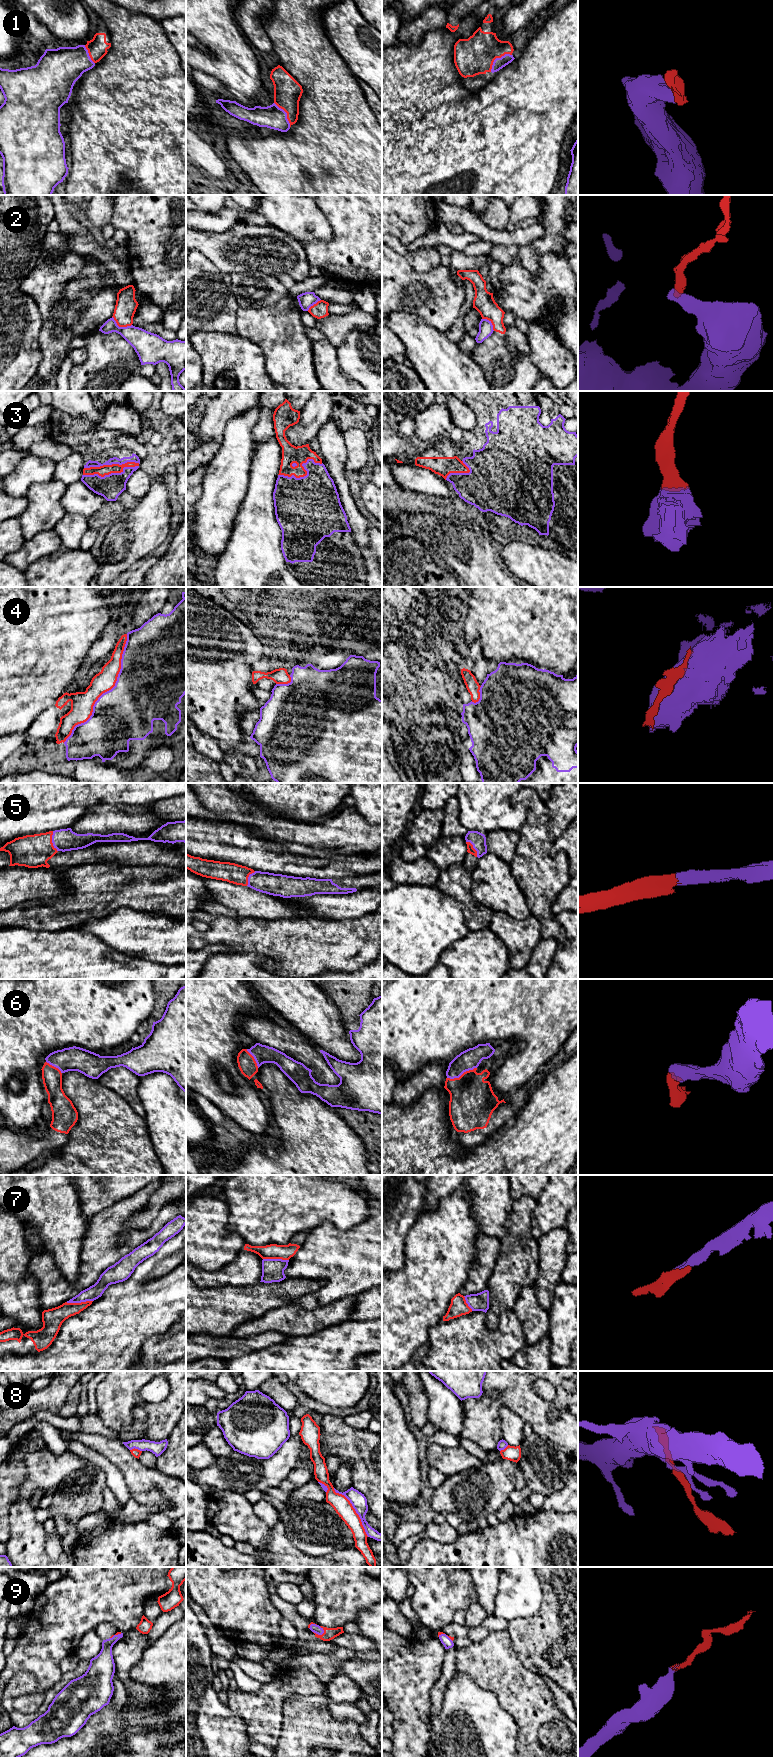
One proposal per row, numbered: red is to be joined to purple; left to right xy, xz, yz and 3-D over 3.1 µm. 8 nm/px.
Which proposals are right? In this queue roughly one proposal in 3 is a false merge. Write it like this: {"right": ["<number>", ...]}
{"right": ["1", "3", "5", "6", "7", "9"]}

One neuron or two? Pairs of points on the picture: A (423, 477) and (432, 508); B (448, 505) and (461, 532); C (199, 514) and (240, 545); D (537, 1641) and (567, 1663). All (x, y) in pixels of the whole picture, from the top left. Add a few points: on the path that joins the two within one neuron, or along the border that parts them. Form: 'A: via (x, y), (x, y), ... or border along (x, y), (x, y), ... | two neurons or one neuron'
A: border along (405, 489), (427, 495), (451, 498) | two neurons
B: border along (443, 518), (455, 520) | two neurons
C: border along (237, 515), (226, 547), (218, 557) | two neurons
D: via (546, 1643), (552, 1643), (553, 1649), (558, 1654) | one neuron

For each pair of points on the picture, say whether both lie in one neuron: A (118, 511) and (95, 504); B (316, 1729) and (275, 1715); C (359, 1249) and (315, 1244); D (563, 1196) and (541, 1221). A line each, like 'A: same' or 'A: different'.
A: different
B: different
C: same
D: same

